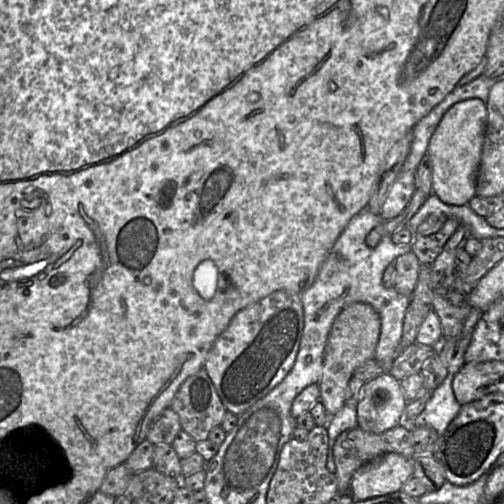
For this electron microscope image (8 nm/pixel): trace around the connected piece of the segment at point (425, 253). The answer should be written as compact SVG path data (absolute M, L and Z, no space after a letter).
M449 218L443 227L434 234L427 236L415 234L411 246L420 264L432 265L459 226L460 223L457 219Z

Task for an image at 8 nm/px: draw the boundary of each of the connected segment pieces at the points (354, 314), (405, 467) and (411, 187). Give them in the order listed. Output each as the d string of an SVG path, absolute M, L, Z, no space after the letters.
M352 303L336 317L326 343L322 377L318 383L320 401L329 416L335 415L345 405L348 383L354 371L365 361L375 357L380 331L380 316L367 303Z
M386 453L354 473L349 493L354 500L366 500L397 492L413 473L412 459L398 453Z
M401 170L389 189L382 206L381 217L391 220L405 209L416 190L416 171Z

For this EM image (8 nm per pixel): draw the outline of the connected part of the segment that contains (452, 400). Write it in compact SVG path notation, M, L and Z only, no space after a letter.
M448 373L445 380L433 392L422 413L413 421L402 421L400 424L413 432L418 427L431 427L441 436L449 424L458 415L461 405L453 391L454 373Z

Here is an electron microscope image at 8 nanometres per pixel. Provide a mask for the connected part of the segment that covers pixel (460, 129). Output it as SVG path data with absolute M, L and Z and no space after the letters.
M478 98L454 104L442 117L428 145L433 165L432 194L444 203L465 205L476 195L476 180L480 167L487 106Z

